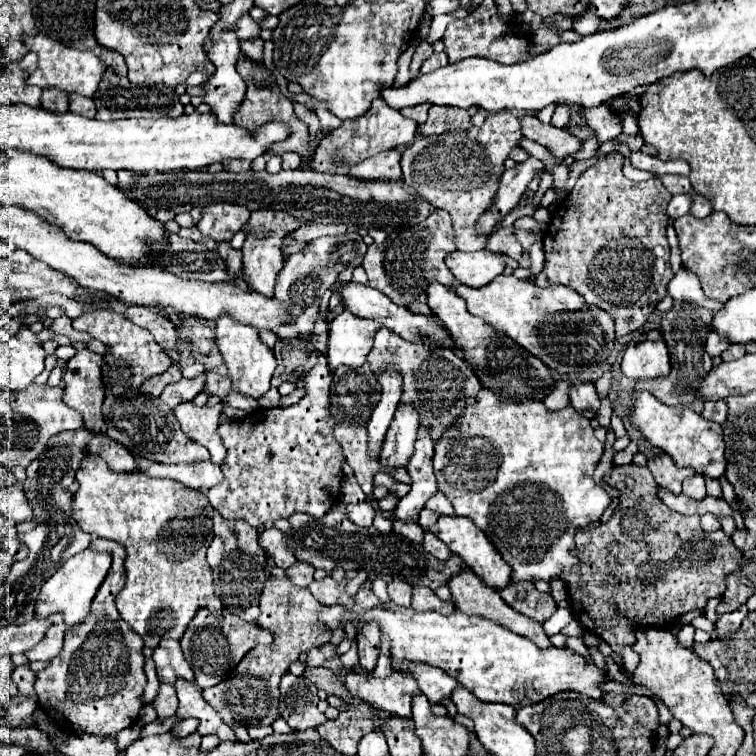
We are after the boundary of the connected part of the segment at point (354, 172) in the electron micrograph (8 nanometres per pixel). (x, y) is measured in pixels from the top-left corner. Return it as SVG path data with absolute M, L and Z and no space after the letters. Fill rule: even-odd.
M396 150L380 152L360 164L356 164L350 170L350 176L362 178L362 180L376 180L376 178L388 178L388 180L400 180L402 170L400 170L400 158L402 154Z

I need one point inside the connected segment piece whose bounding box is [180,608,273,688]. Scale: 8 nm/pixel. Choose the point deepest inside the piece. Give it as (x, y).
(213, 646)

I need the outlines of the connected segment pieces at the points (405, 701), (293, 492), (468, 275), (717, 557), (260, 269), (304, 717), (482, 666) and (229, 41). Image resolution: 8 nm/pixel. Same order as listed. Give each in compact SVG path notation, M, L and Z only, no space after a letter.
M348 672L344 678L344 686L352 698L358 698L374 708L386 710L402 718L412 718L410 712L412 696L414 692L420 692L416 680L400 672L394 672L392 676L386 678Z
M318 354L316 366L304 374L304 386L308 394L294 406L288 408L272 408L272 410L256 410L246 418L234 422L224 420L218 426L218 436L222 438L228 454L222 464L224 480L208 490L212 506L220 512L224 520L244 520L252 528L262 526L268 520L288 518L294 512L304 512L314 518L324 516L338 500L340 482L342 482L342 448L332 436L332 428L336 424L330 414L330 384L332 372L328 368L326 356Z
M490 250L478 252L452 252L446 258L448 268L452 270L454 278L470 288L482 288L490 284L496 276L500 276L506 268L502 254Z
M636 464L614 466L614 468L610 468L610 470L604 474L604 482L620 492L620 504L618 504L618 508L614 510L614 514L612 514L612 518L610 518L608 522L602 522L602 524L598 524L598 526L594 526L594 528L580 530L580 532L576 534L576 548L578 548L578 550L576 550L576 556L580 556L580 558L578 558L580 564L574 566L574 568L562 570L562 576L560 576L560 578L564 580L564 584L566 584L566 588L568 588L568 604L570 604L572 616L580 622L580 626L582 626L586 632L596 634L598 638L606 640L606 642L610 644L610 648L612 648L614 652L618 652L618 654L624 658L624 668L630 672L630 670L636 668L636 662L638 662L636 652L632 650L632 642L636 640L636 636L632 634L632 616L634 616L634 618L640 618L640 622L652 622L652 626L664 626L664 628L670 630L670 628L674 626L672 622L676 622L680 616L684 616L686 612L692 612L692 610L696 610L696 608L704 608L706 602L708 602L710 598L716 598L716 596L722 596L722 594L724 594L724 578L726 578L728 574L732 574L732 570L738 570L738 566L740 566L740 562L742 562L742 552L732 544L732 538L730 538L730 536L722 534L722 530L718 530L718 532L704 532L702 526L700 526L700 516L682 516L682 514L678 514L678 512L674 512L674 510L668 510L668 508L660 502L660 498L656 498L656 482L654 482L654 478L652 478L652 474L650 474L650 470L648 470L646 466L636 466Z
M254 210L248 224L244 226L244 230L248 232L248 238L242 246L242 254L244 254L244 272L242 278L246 280L246 284L264 294L264 296L274 296L274 284L276 284L276 276L284 264L284 256L282 256L282 242L288 234L292 234L294 230L298 230L300 226L310 224L306 220L298 220L292 218L288 212L282 210Z
M286 672L280 682L280 714L292 730L324 724L328 718L318 710L318 688L308 678Z
M372 608L366 610L354 626L360 630L362 622L368 620L374 620L390 638L392 658L438 666L482 702L500 702L522 708L566 690L586 694L594 700L604 698L600 684L606 682L606 672L602 668L568 648L550 646L542 650L528 638L482 616L466 616L462 612L442 616L436 612Z
M228 30L224 34L220 34L218 38L206 38L204 42L204 52L208 56L208 60L216 66L214 76L206 82L206 96L204 102L210 104L212 112L216 114L216 118L224 124L232 122L232 114L236 112L236 106L240 106L240 102L244 100L246 94L246 82L242 80L242 76L236 72L236 58L240 54L240 46L238 46L238 38L236 32Z

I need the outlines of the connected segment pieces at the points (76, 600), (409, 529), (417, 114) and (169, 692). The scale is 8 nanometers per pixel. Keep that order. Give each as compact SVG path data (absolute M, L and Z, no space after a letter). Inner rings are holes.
M82 550L82 552L74 554L72 558L68 558L42 586L38 602L36 602L36 618L46 618L46 616L58 612L64 616L64 622L68 626L82 622L90 612L94 594L98 592L100 584L104 582L106 574L110 570L110 562L112 562L112 556L108 552L94 552L94 550Z
M394 520L392 522L392 531L408 538L411 542L420 544L422 542L425 531L417 524L405 524L402 521Z
M420 104L420 106L414 106L414 108L404 108L404 110L400 110L402 112L402 116L406 116L406 118L412 118L412 120L416 120L418 124L424 124L426 122L426 114L428 114L428 104Z
M160 684L158 694L156 694L152 706L154 706L154 710L156 710L156 714L158 714L160 718L164 718L164 716L174 716L174 714L176 714L176 708L178 708L178 698L176 698L174 686L170 686L170 684Z

